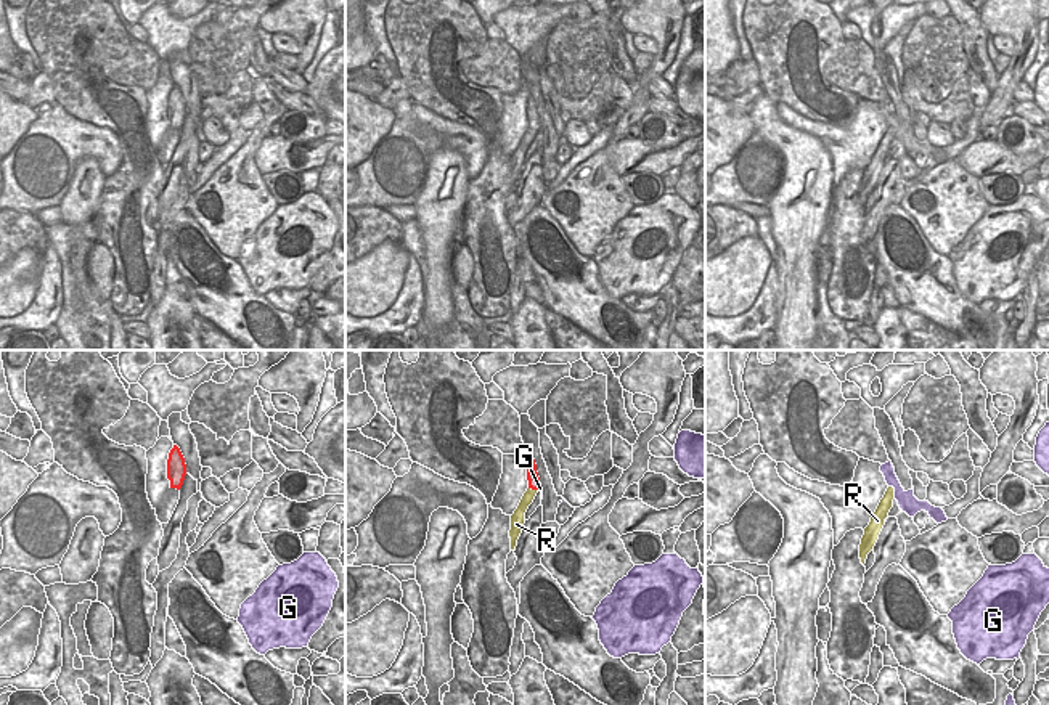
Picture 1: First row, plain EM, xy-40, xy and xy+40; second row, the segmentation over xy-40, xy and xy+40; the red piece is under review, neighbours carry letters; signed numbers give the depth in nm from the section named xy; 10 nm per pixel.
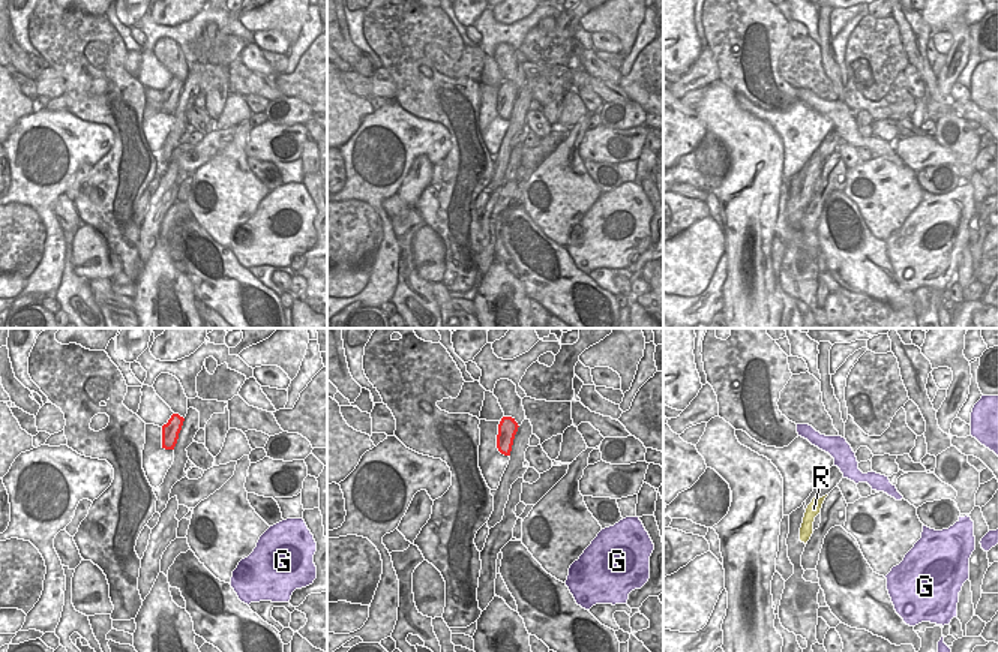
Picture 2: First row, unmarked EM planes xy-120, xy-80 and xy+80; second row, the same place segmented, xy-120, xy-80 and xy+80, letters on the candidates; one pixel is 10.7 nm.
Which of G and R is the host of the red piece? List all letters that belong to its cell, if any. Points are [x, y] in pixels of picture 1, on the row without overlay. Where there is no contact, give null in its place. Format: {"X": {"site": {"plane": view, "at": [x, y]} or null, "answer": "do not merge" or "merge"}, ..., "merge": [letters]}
{"G": {"site": {"plane": "xy", "at": [540, 127]}, "answer": "do not merge"}, "R": {"site": {"plane": "xy", "at": [534, 129]}, "answer": "merge"}, "merge": ["R"]}

